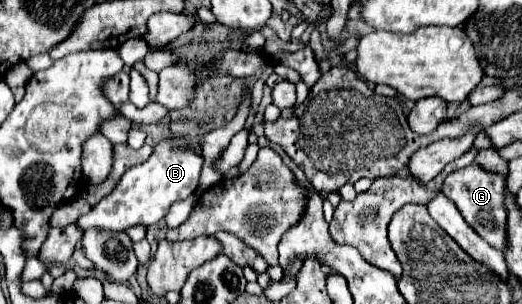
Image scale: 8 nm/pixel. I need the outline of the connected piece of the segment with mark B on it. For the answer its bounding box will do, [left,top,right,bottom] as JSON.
[77,135,203,231]

